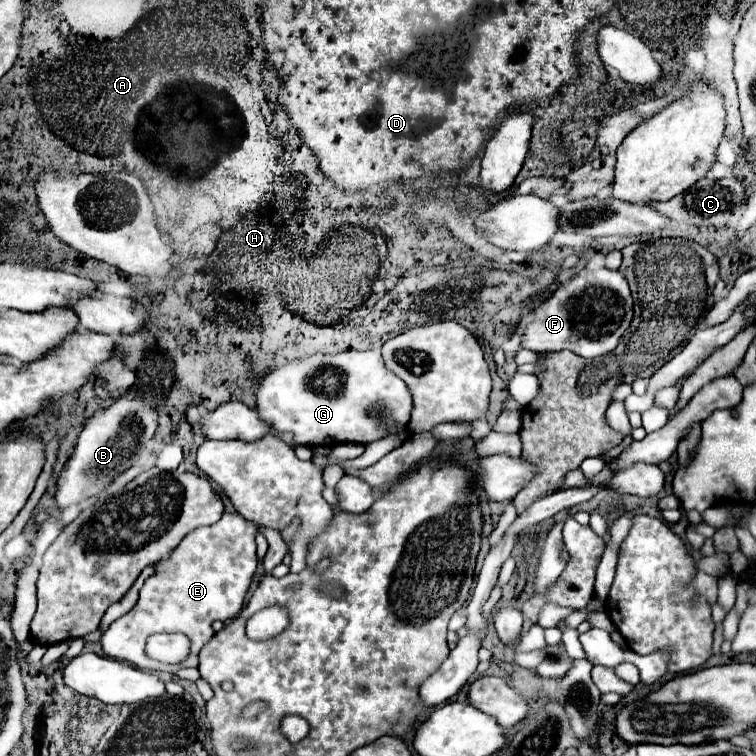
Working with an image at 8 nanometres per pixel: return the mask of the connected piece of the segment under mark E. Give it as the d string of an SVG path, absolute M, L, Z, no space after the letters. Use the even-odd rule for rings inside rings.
M227 512L219 522L189 532L169 558L155 564L157 572L143 584L133 610L105 630L99 642L103 654L149 672L175 674L181 668L197 668L199 650L215 634L211 624L215 620L231 620L243 608L259 562L255 554L255 534L257 526L253 522L241 514ZM175 632L183 632L191 640L191 654L185 662L161 664L145 656L143 646L149 634Z

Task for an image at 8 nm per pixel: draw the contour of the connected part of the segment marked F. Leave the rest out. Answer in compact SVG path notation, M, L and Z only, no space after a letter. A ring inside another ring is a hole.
M583 270L533 308L533 320L525 328L513 328L511 338L521 338L521 348L533 352L571 350L581 358L597 358L617 348L633 318L633 300L627 280L617 270Z

